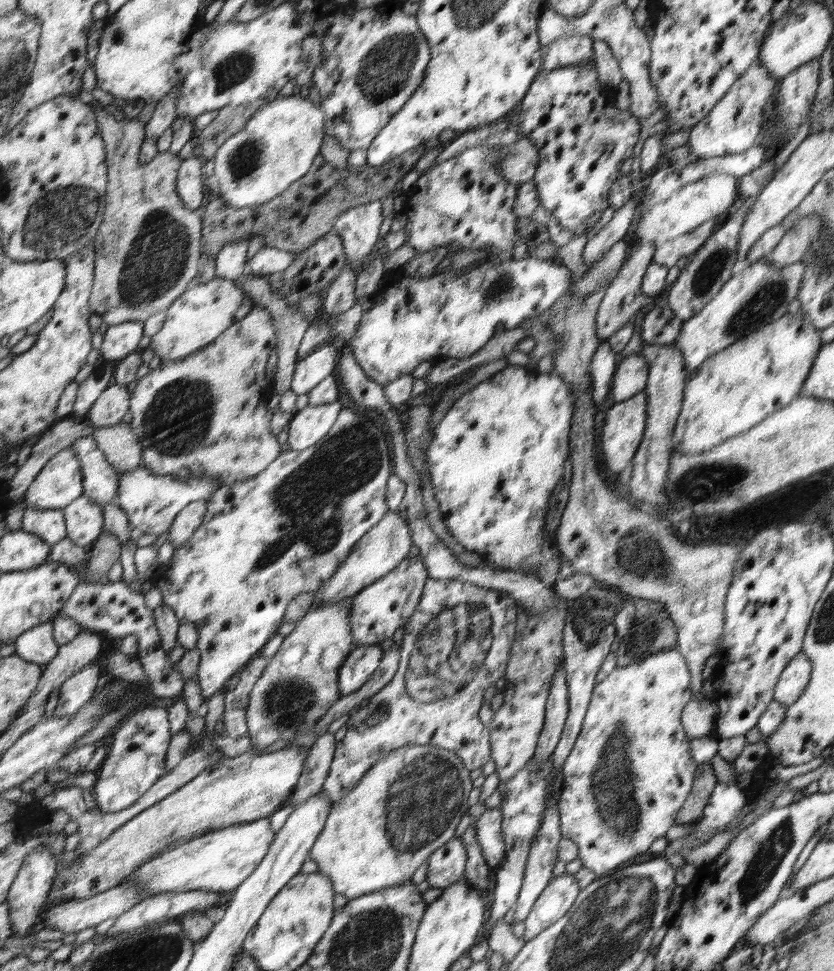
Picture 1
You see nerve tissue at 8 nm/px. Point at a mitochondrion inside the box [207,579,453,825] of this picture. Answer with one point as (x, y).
(287, 702)

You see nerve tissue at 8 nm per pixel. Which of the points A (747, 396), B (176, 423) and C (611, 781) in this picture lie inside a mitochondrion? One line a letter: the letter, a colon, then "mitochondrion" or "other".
A: other
B: mitochondrion
C: mitochondrion

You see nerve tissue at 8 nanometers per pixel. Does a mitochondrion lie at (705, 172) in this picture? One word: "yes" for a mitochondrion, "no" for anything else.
no

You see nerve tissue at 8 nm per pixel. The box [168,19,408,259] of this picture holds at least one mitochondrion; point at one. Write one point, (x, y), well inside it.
(236, 68)

